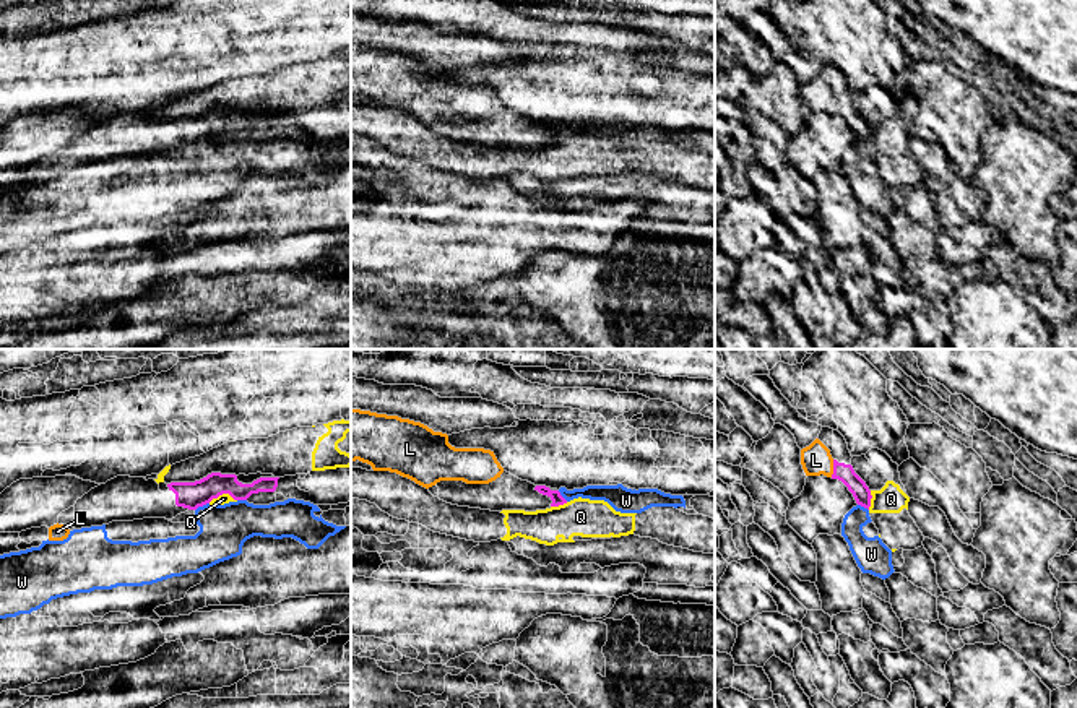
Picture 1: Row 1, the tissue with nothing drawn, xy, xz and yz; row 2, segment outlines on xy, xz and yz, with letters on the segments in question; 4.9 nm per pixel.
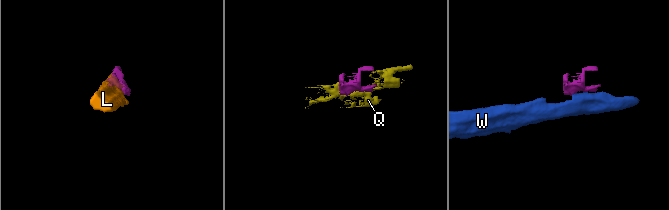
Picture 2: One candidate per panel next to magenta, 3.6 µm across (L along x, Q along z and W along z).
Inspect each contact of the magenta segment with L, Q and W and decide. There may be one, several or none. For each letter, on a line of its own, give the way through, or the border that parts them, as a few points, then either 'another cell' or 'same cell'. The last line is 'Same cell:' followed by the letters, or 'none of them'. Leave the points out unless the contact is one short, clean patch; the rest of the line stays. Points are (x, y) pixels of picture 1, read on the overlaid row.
L: runs through yz (845, 473), (834, 468), (816, 460); same cell
Q: border along xy (236, 499), (220, 494), (208, 502); another cell
W: another cell
Same cell: L

